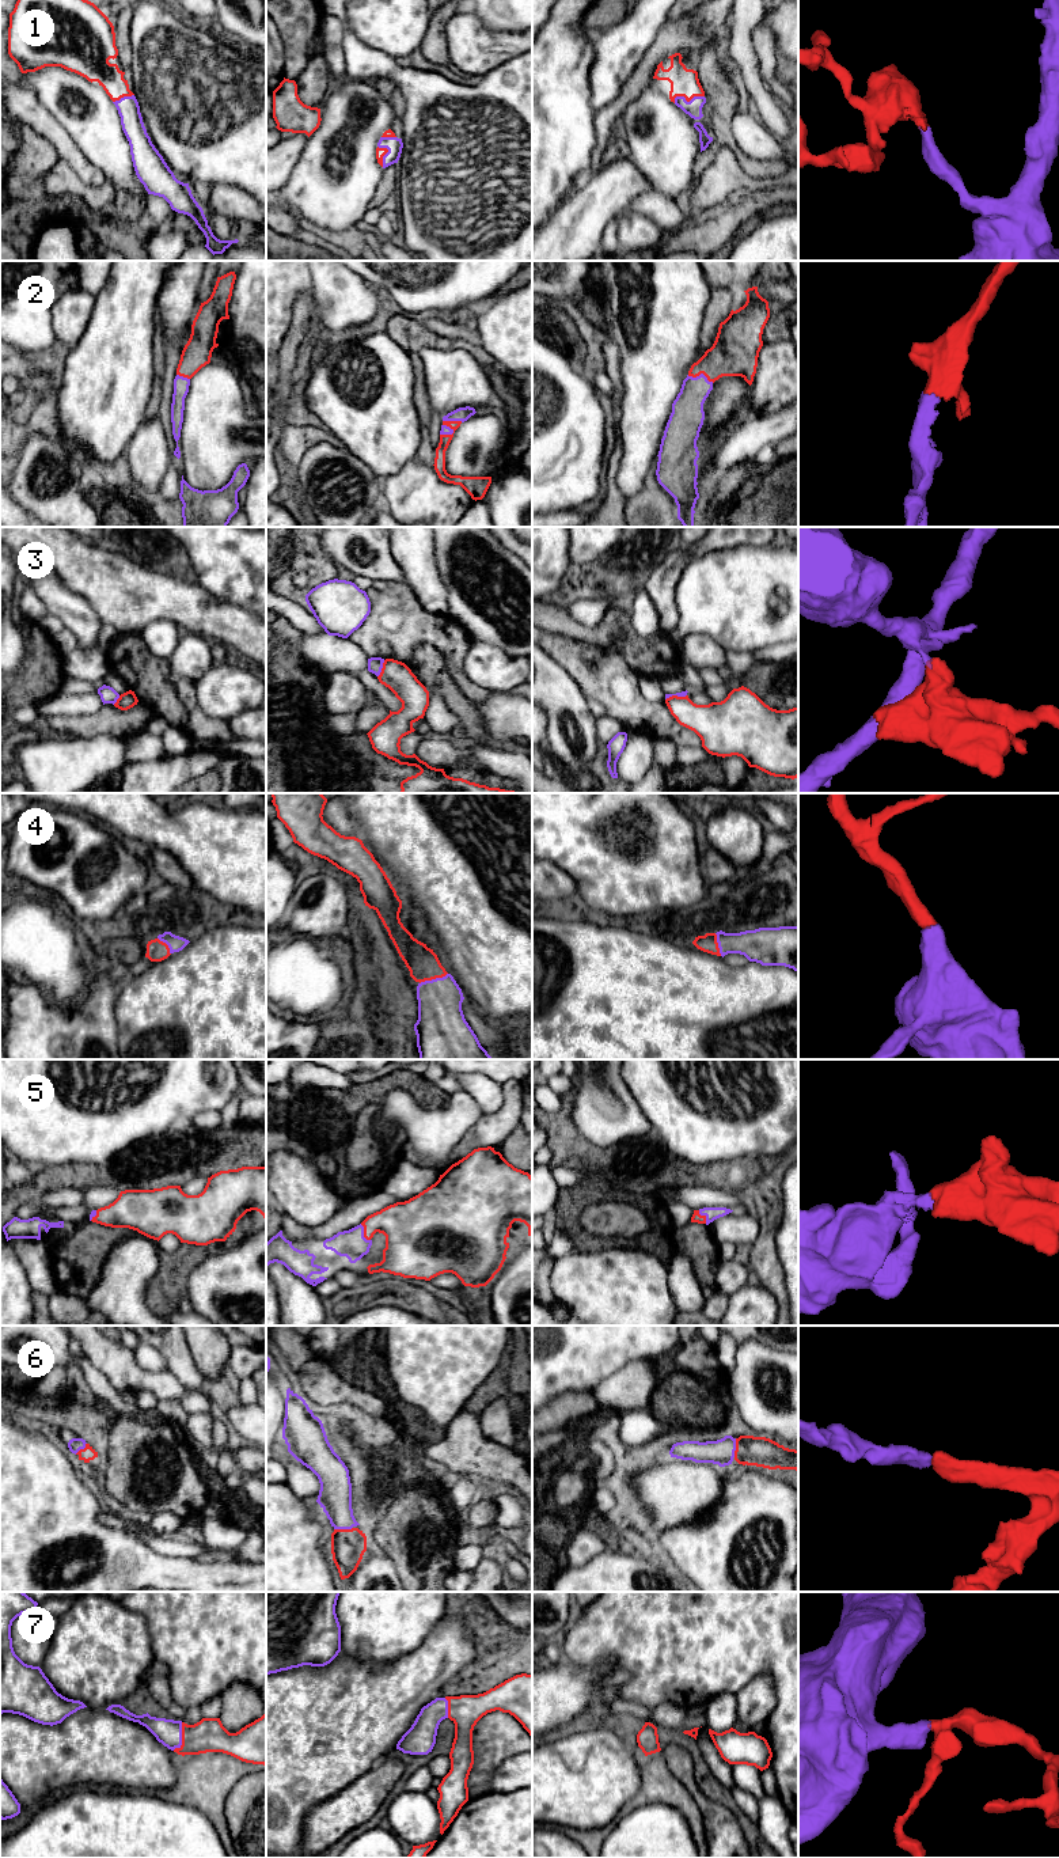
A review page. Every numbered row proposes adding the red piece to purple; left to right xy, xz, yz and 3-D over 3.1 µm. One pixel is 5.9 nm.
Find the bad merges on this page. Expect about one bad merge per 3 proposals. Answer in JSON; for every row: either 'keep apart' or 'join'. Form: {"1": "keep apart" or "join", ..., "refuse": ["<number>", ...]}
{"1": "join", "2": "join", "3": "keep apart", "4": "join", "5": "join", "6": "join", "7": "join", "refuse": ["3"]}

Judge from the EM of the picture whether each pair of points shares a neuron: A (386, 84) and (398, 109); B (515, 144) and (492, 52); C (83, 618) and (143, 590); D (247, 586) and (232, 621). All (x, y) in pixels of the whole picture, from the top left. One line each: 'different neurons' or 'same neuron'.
A: same neuron
B: different neurons
C: different neurons
D: different neurons

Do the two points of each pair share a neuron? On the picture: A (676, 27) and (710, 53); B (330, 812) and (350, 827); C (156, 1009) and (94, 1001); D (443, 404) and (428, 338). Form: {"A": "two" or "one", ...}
{"A": "two", "B": "one", "C": "two", "D": "two"}

